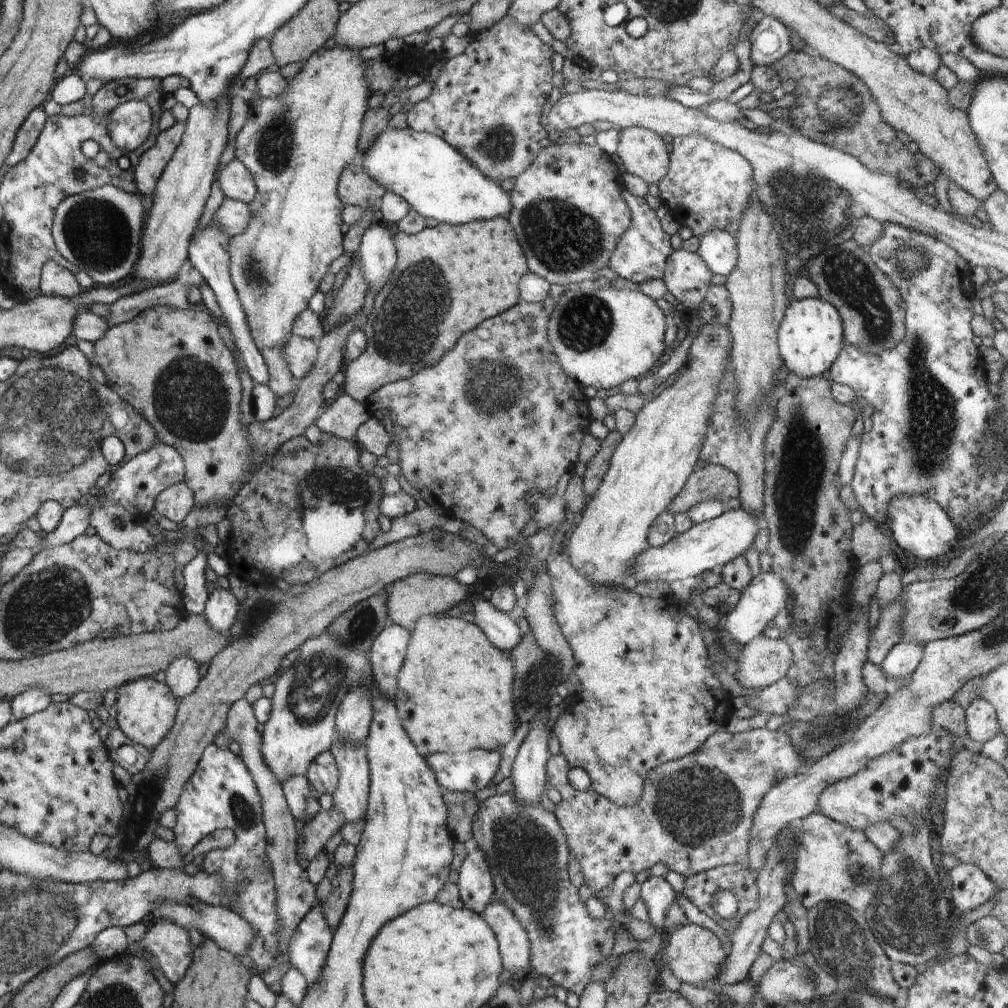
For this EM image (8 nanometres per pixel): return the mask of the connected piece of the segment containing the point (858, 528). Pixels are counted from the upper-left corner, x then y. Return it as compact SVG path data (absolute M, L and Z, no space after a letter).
M867 516L852 528L851 547L856 563L861 567L870 562L879 562L882 556L891 555L890 539L883 534L878 524Z

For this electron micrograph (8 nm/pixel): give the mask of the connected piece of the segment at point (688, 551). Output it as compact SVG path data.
M740 507L738 510L727 508L714 520L693 524L688 532L677 534L664 546L646 548L634 562L630 574L631 582L636 584L644 580L663 580L672 583L674 580L680 580L689 583L716 566L724 566L738 556L745 556L760 532L760 519L756 514L752 516L748 510Z

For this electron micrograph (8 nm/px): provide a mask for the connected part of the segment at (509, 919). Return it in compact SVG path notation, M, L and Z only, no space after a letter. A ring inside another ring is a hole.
M494 899L494 902L490 902L490 904L486 906L486 910L482 912L481 917L496 935L503 969L511 972L512 981L518 982L528 976L531 944L526 930L524 930L524 927L516 920L514 914L512 914L512 909L504 906L500 900Z

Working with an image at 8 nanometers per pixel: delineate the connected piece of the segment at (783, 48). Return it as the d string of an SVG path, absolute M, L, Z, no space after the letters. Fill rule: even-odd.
M764 15L750 34L753 66L771 66L792 50L790 30L774 16Z

